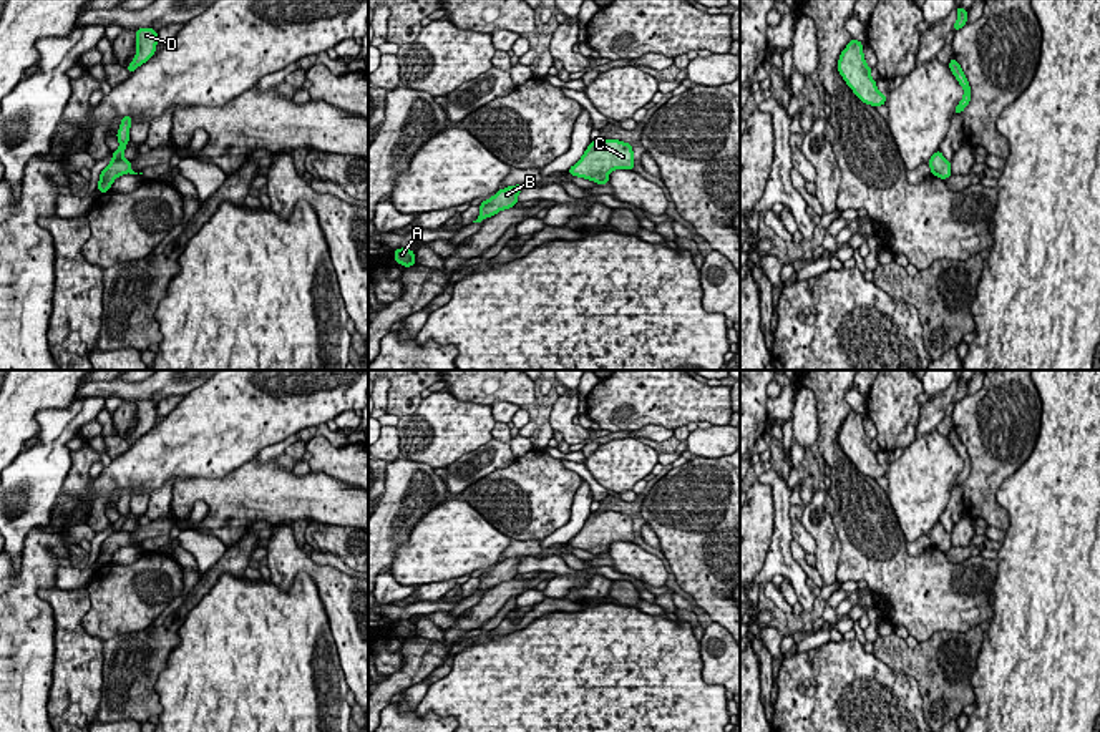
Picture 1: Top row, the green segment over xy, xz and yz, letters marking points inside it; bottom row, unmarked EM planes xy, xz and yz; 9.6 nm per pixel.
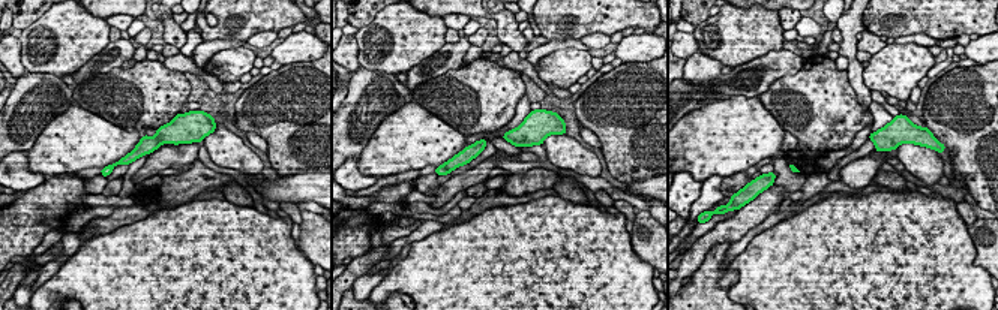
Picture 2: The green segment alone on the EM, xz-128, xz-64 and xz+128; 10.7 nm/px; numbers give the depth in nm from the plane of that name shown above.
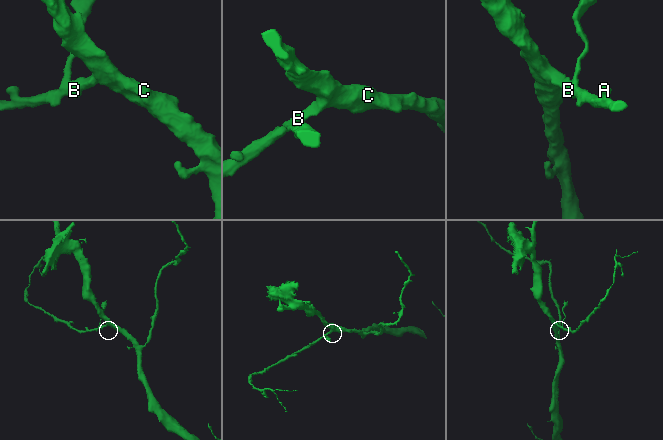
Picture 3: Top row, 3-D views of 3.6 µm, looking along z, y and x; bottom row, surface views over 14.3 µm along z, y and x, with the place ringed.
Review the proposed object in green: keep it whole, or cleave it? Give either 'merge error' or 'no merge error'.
no merge error

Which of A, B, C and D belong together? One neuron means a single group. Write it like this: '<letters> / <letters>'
A B C D

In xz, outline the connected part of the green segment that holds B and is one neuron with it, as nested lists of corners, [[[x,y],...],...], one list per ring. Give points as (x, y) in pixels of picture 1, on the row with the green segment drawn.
[[[526,184],[508,186],[499,189],[493,198],[486,199],[479,206],[479,216],[473,222],[481,222],[484,217],[491,217],[503,209],[516,206],[518,194]]]

